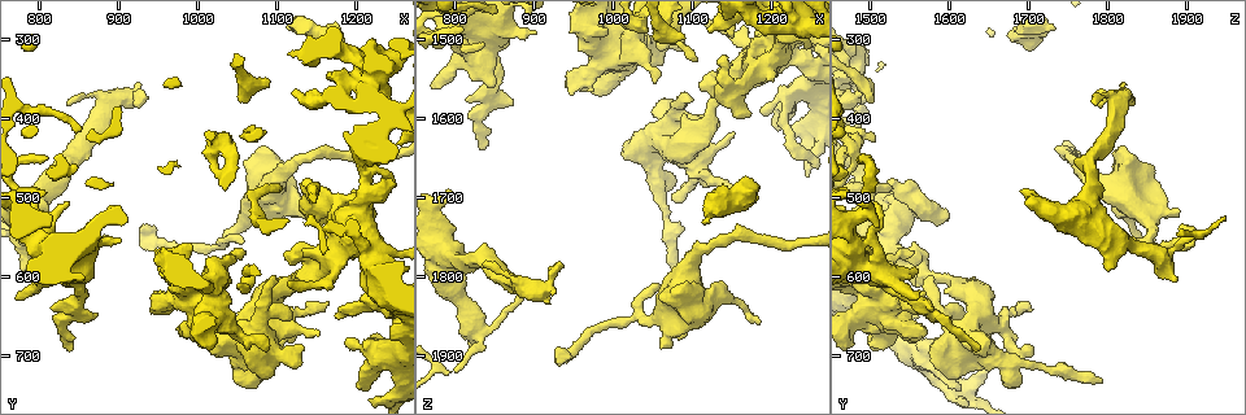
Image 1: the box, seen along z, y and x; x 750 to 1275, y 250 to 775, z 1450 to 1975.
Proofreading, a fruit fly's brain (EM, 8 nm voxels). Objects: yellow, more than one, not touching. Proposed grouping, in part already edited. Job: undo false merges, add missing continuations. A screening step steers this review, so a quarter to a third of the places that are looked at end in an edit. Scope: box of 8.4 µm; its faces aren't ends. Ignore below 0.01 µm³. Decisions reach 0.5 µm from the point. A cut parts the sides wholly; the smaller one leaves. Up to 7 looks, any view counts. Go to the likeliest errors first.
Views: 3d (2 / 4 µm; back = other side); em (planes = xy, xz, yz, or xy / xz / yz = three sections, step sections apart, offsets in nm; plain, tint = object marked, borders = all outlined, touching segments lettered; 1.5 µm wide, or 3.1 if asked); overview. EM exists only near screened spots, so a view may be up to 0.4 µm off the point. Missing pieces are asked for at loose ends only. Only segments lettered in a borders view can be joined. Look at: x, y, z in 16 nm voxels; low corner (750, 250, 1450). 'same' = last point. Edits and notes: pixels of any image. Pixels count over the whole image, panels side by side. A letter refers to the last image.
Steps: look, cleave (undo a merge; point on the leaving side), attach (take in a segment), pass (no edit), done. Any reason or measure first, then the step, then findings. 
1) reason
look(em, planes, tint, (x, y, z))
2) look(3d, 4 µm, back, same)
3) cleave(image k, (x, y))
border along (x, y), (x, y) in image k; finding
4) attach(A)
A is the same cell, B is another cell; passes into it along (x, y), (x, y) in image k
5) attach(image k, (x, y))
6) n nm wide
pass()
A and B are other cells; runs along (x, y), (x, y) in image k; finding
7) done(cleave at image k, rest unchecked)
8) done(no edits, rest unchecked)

free end
look(3d, 4 µm, (840, 695, 1630))

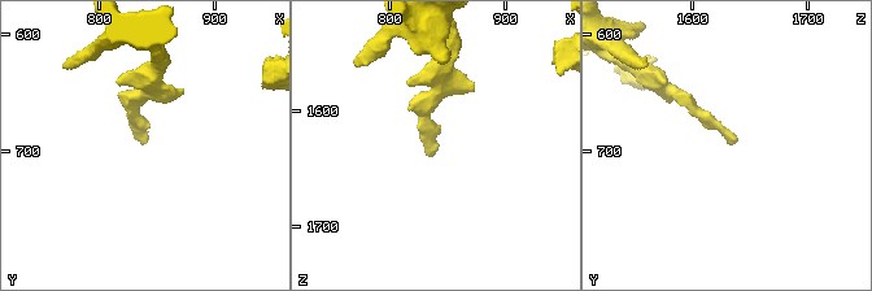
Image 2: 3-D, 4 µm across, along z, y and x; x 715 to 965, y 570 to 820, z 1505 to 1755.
look(em, planes, borders, (838, 696, 1634))

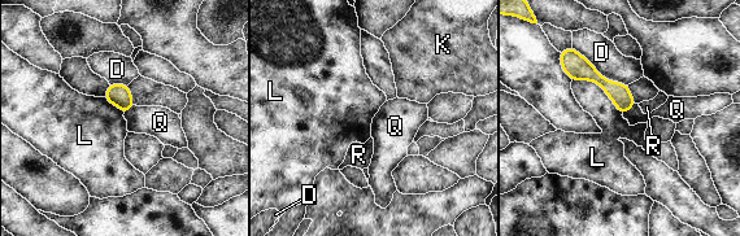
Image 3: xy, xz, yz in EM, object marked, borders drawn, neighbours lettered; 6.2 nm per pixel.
130 nm wide
pass()
D, K, L, Q and R are other cells; border along (636, 104), (622, 114) in image 3; no lettered segment goes on from it

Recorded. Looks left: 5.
look(em, yz, step 8, plain, (1115, 285, 1730))

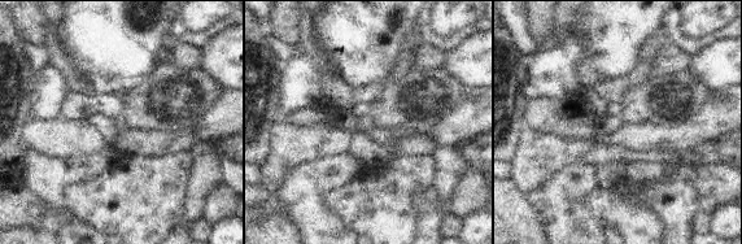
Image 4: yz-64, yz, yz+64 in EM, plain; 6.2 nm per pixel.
see the neighbours
look(em, yz, step 8, borders, same)

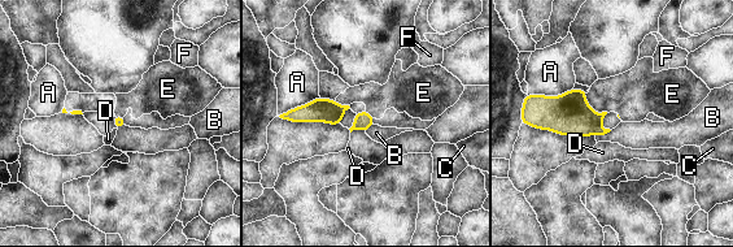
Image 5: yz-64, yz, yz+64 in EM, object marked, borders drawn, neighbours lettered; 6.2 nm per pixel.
pass()
A, B, C, D, E and F are other cells; border along (365, 130), (353, 130), (350, 133) in image 5; no lettered segment goes on from it

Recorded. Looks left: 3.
free end
look(3d, 2 µm, (930, 370, 1785))

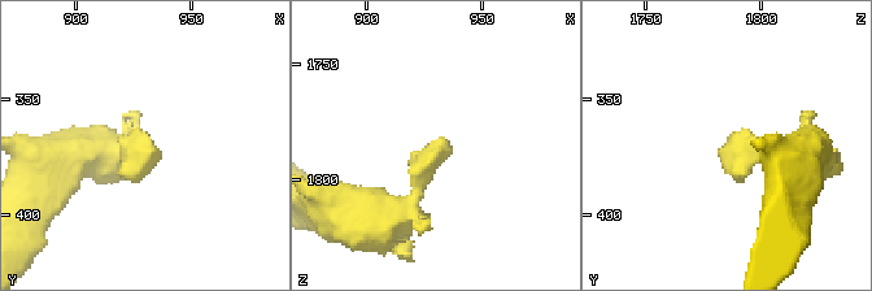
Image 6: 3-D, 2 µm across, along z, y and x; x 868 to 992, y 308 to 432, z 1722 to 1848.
now the EM
look(em, planes, borders, (934, 372, 1781))

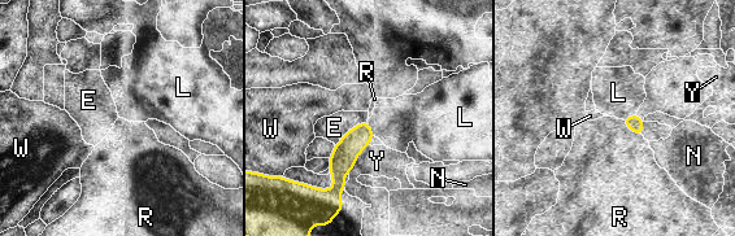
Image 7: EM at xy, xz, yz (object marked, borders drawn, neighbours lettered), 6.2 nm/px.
pass()
E, L, N, R, W and Y are other cells; runs along (365, 126), (342, 160), (336, 189) in image 7; no lettered segment goes on from it

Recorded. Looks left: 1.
done(no edits, rest unchecked)

